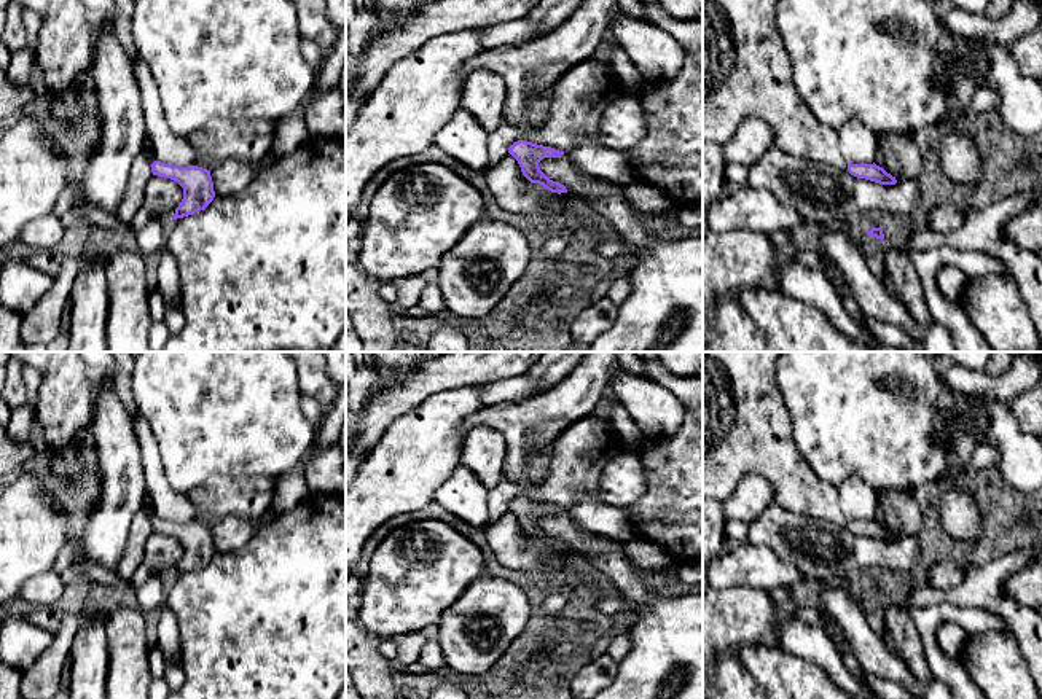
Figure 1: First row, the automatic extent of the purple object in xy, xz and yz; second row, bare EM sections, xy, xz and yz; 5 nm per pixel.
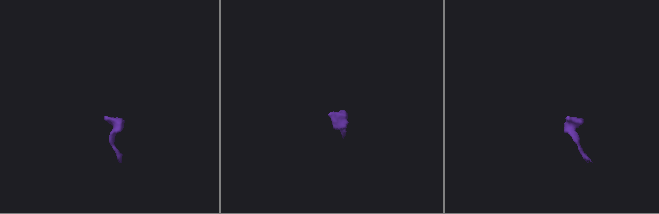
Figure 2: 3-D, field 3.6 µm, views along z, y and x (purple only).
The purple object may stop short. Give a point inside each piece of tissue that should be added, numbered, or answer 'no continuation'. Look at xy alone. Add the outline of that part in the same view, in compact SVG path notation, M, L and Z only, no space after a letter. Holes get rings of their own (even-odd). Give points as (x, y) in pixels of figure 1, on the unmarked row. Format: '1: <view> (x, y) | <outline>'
1: xy (147, 505) | M145 492L143 500L142 500L142 511L147 513L150 522L156 517L155 514L155 506L151 503L151 497L148 492Z

